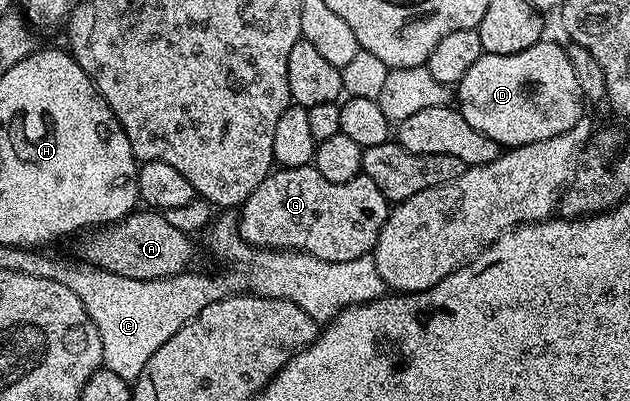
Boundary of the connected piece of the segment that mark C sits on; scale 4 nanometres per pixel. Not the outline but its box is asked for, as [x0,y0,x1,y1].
[60,218,387,381]

